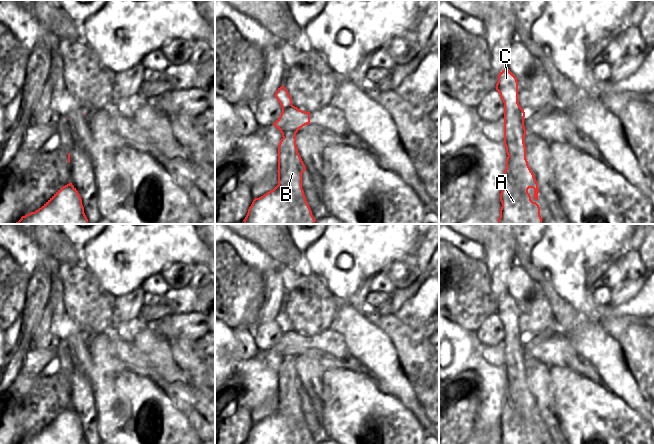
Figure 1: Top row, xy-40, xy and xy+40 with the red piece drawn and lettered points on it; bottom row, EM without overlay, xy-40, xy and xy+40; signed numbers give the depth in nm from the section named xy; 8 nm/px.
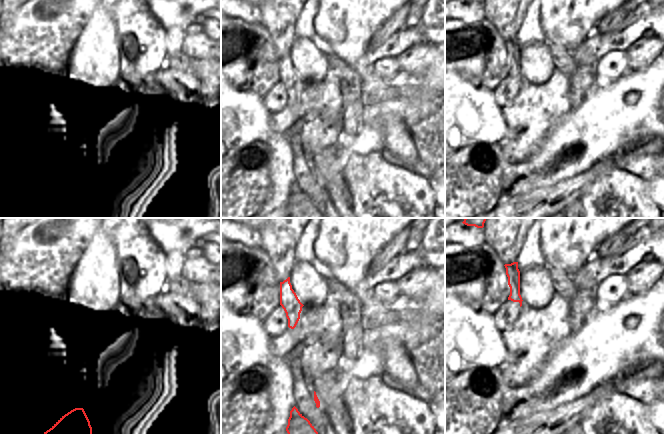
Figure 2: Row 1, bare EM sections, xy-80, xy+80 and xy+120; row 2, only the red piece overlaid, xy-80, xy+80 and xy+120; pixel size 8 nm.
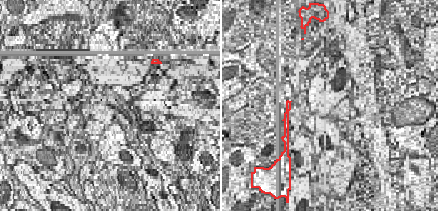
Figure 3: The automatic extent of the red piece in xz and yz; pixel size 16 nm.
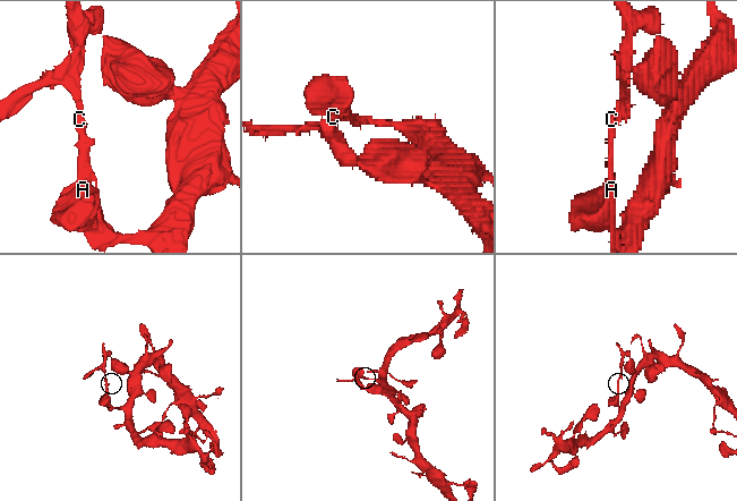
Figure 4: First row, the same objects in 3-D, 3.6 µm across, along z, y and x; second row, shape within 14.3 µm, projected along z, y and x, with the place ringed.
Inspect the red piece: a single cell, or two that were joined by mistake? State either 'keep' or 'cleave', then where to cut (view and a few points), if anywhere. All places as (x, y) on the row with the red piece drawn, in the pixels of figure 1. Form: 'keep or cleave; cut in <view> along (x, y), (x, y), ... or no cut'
cleave; cut in xy+40 along (504, 143), (513, 142), (524, 146)

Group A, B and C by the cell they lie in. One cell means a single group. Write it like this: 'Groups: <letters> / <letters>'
Groups: A B / C

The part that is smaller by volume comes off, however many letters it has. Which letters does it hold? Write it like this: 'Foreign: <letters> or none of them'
Foreign: C

